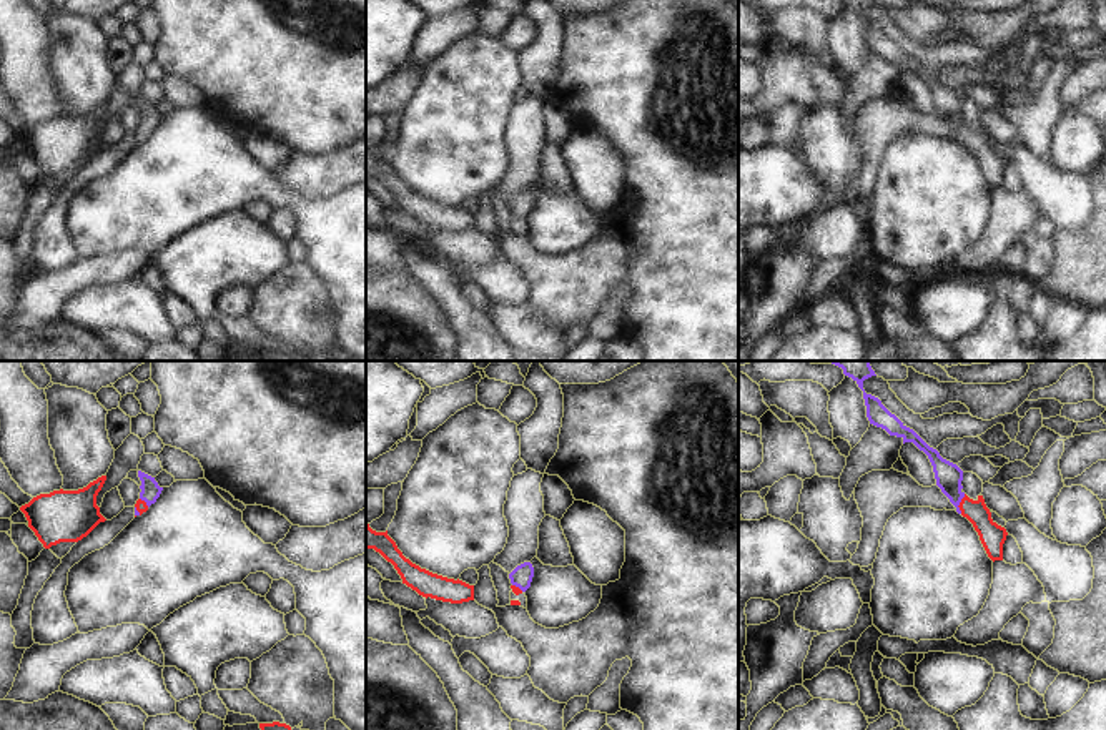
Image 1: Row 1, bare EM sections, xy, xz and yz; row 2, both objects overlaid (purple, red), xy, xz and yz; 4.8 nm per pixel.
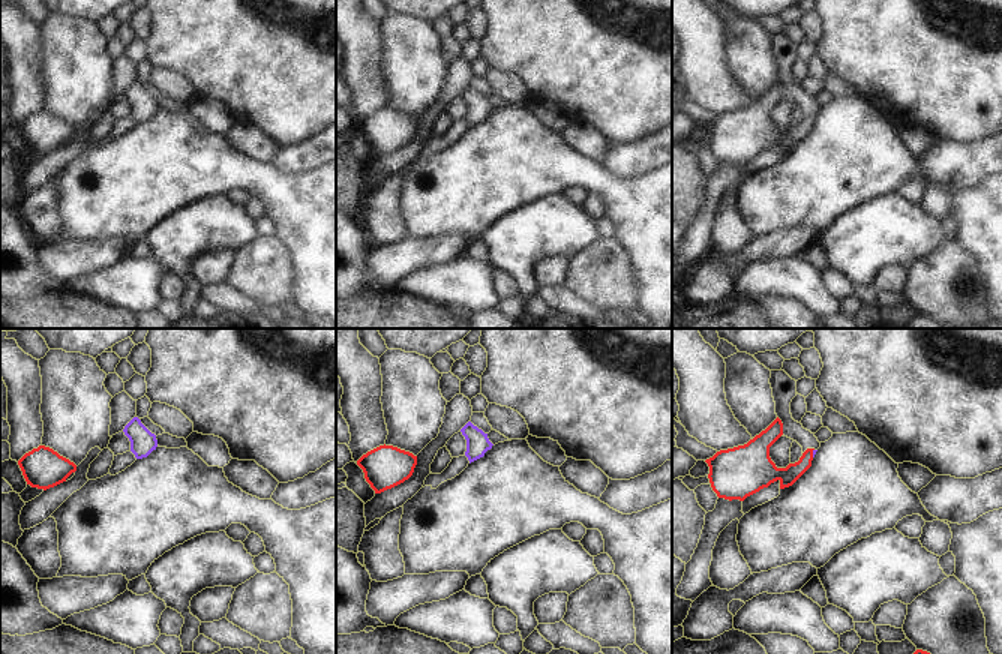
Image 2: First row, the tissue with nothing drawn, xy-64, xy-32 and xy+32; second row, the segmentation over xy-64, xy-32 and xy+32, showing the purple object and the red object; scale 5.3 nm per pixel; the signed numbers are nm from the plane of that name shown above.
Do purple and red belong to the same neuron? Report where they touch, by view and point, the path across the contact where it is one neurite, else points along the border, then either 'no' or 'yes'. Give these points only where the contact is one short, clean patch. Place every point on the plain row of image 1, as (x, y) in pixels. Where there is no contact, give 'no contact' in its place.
meets purple in yz at (958, 132); runs through yz (948, 103), (958, 132), (992, 163); yes

